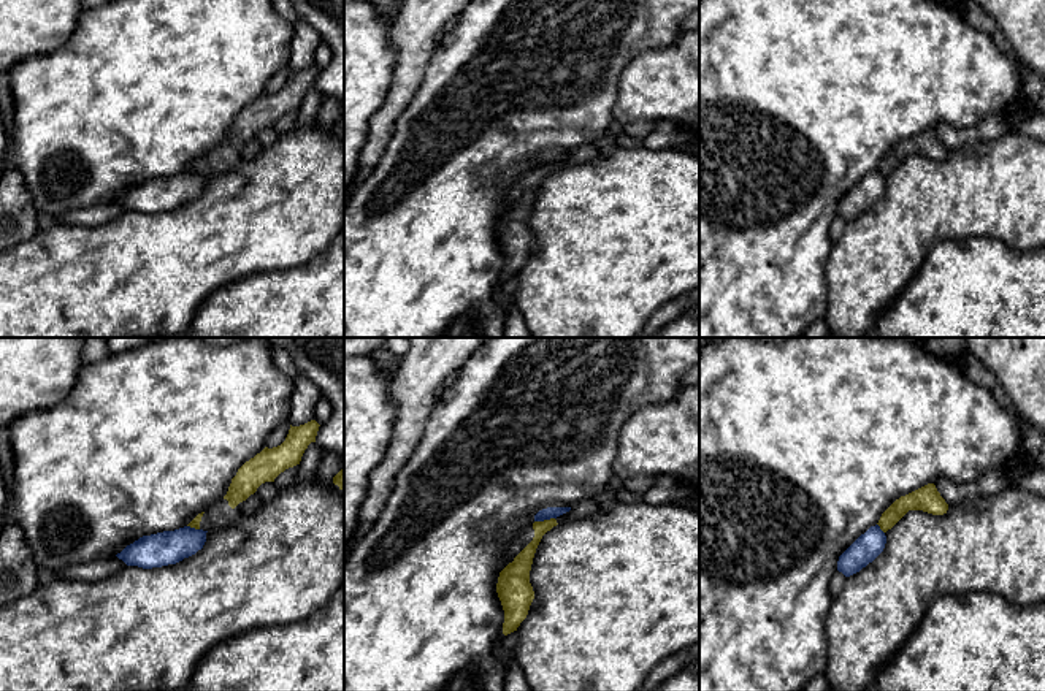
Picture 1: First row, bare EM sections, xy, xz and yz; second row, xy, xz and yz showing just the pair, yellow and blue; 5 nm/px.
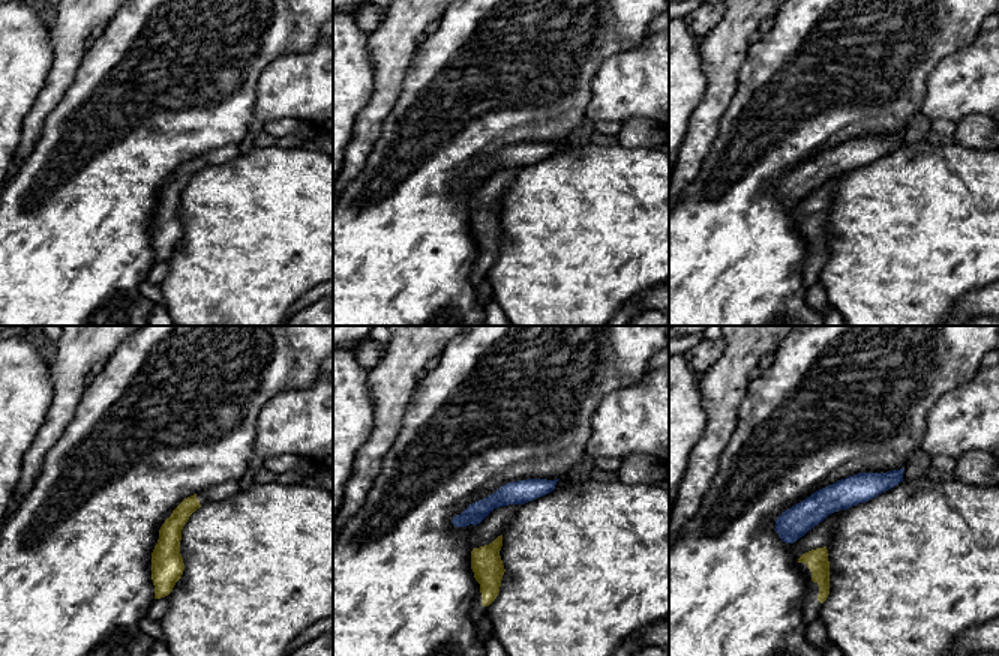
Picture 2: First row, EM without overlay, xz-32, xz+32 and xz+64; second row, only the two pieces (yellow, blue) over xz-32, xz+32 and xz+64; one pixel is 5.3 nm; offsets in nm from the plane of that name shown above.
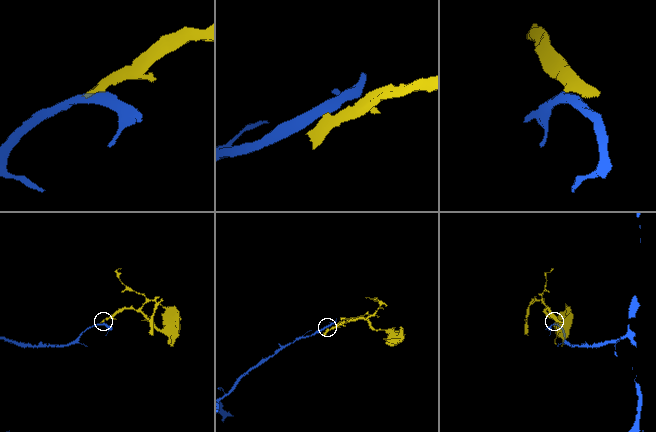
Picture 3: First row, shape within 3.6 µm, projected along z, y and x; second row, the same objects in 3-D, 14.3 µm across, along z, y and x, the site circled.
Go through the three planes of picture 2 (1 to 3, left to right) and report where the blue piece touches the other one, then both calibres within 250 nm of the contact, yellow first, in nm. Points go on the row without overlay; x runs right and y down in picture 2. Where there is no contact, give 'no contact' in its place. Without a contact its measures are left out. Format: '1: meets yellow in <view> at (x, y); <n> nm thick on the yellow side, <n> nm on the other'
1: no contact
2: no contact
3: no contact

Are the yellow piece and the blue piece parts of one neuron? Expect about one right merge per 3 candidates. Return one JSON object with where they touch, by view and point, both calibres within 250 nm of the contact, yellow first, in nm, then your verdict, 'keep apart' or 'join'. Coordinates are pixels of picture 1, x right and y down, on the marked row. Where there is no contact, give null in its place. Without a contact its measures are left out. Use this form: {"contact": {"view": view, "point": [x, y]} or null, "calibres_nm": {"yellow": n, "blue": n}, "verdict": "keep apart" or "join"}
{"contact": {"view": "xz", "point": [544, 520]}, "calibres_nm": {"yellow": 100, "blue": 60}, "verdict": "keep apart"}

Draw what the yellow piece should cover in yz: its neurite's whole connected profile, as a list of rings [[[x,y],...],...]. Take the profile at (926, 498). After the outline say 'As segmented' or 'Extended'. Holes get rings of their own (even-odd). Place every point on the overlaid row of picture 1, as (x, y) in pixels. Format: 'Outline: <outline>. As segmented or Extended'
Outline: [[[928,483],[905,496],[896,499],[880,517],[878,526],[883,533],[891,529],[909,510],[923,510],[932,515],[944,515],[948,504],[940,496],[934,483]]]. As segmented

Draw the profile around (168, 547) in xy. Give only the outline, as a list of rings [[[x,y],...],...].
[[[184,526],[174,531],[143,536],[116,556],[127,566],[143,569],[176,564],[203,548],[206,533],[208,531]]]

